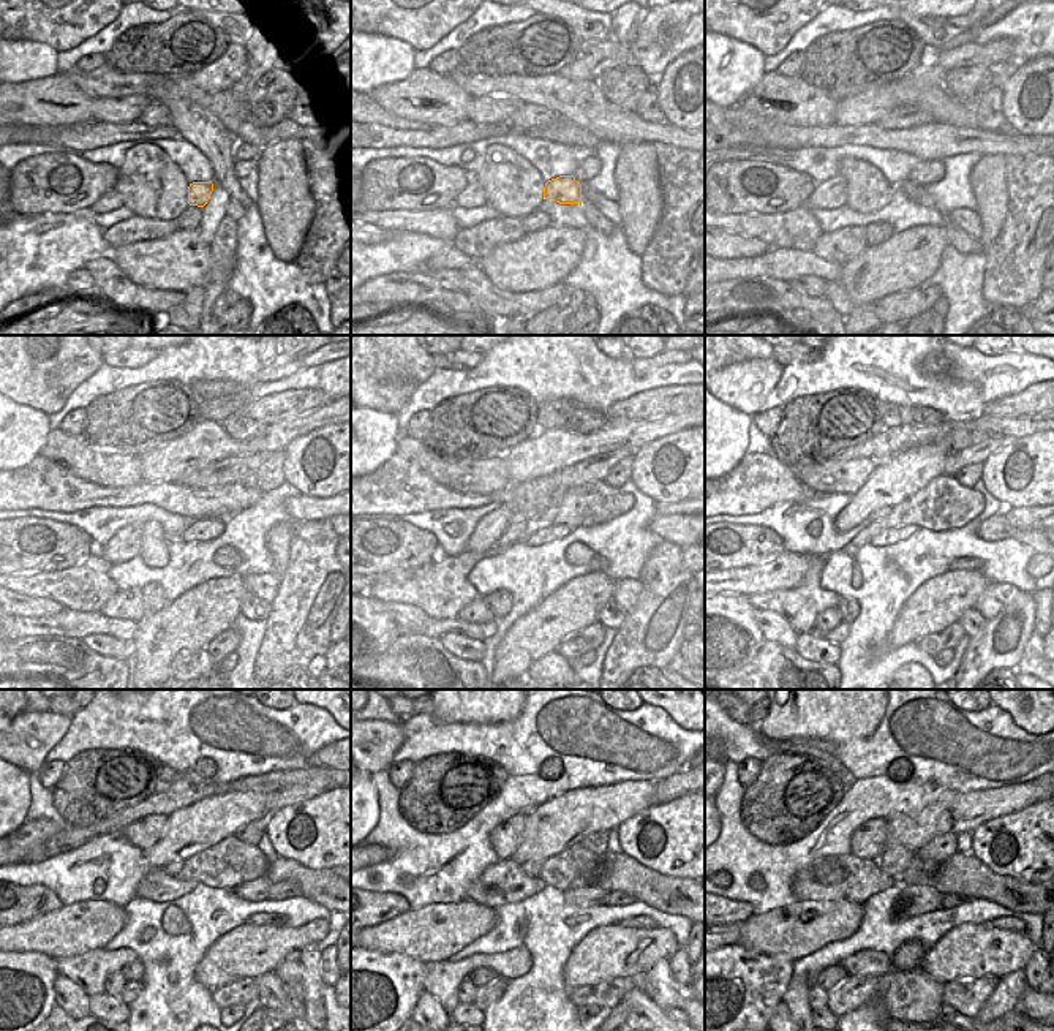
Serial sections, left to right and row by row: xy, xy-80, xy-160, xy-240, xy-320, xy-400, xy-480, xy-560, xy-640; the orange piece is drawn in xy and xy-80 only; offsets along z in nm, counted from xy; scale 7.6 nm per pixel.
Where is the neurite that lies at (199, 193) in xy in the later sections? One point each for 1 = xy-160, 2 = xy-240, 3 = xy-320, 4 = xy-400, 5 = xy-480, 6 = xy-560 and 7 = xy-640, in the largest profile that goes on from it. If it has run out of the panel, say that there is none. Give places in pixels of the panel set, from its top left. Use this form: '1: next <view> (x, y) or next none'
1: next xy-160 (915, 192)
2: next xy-240 (226, 555)
3: next xy-320 (579, 554)
4: next xy-400 (958, 563)
5: next xy-480 (259, 917)
6: next xy-560 (637, 921)
7: next xy-640 (1007, 922)

